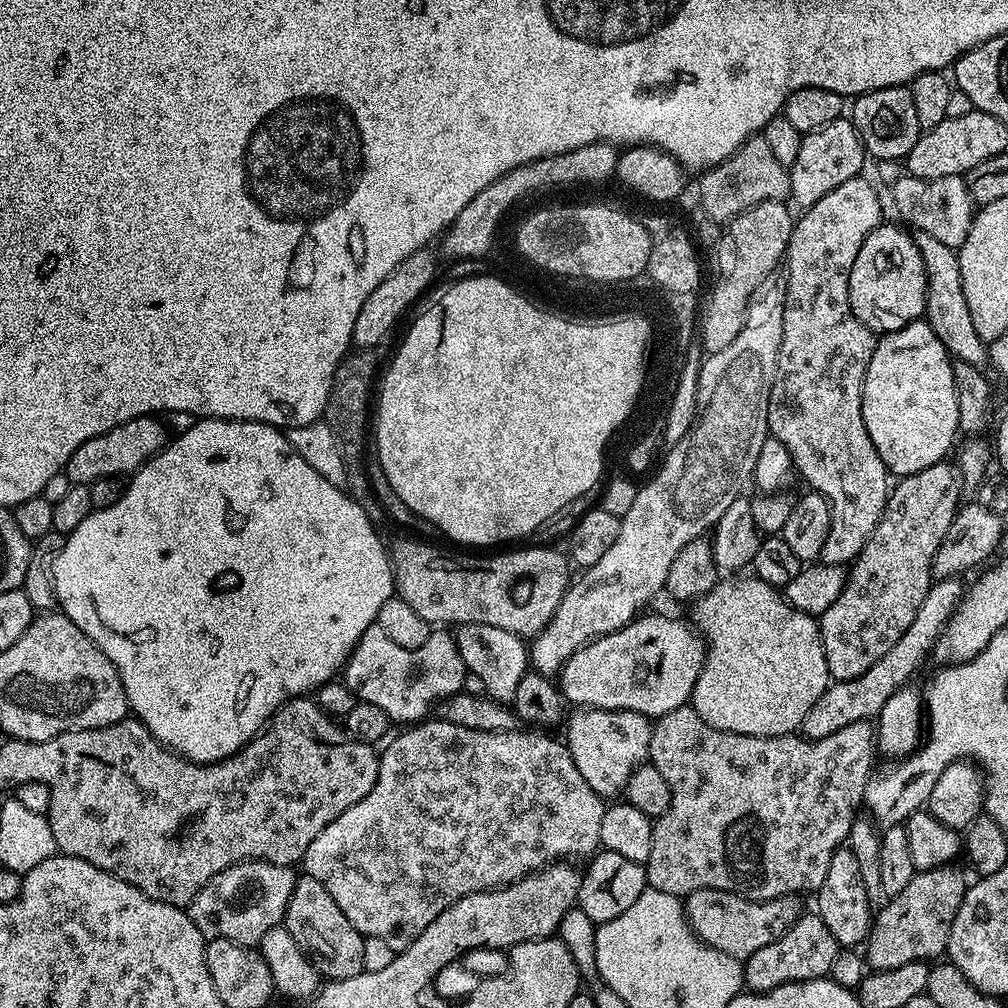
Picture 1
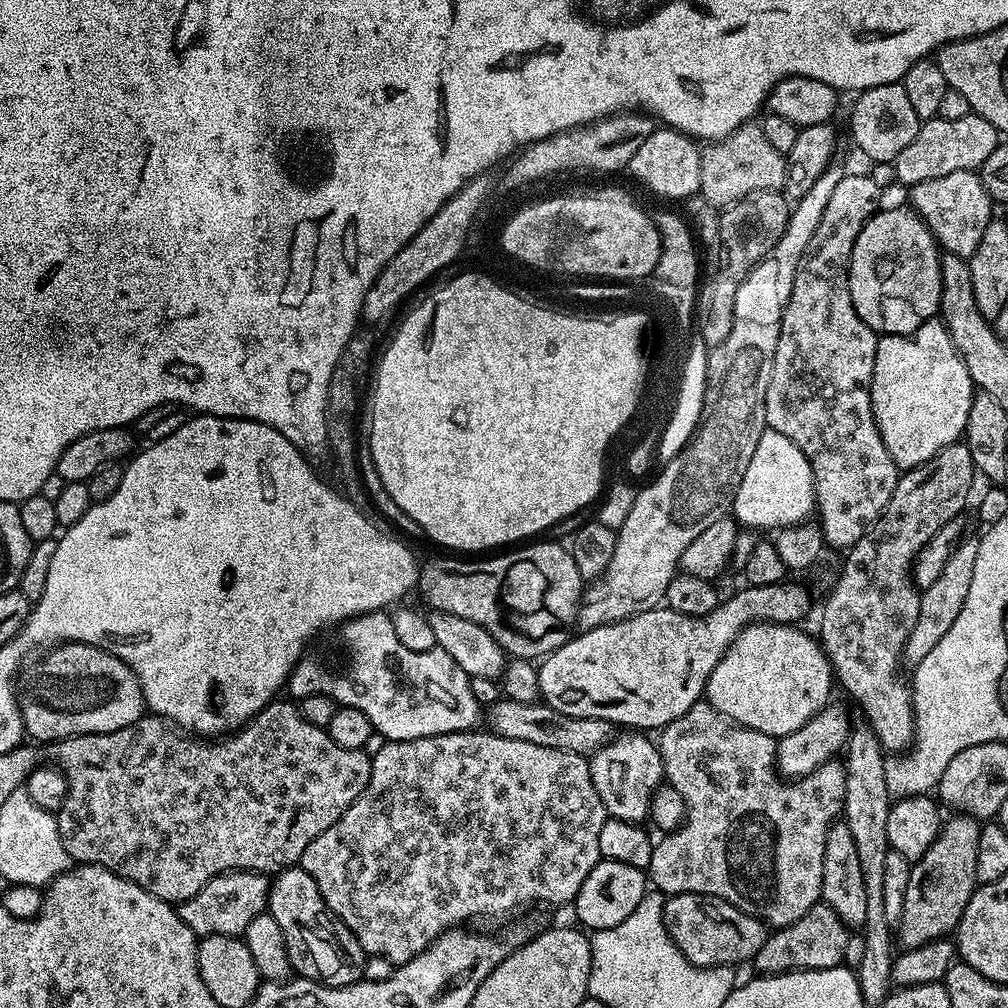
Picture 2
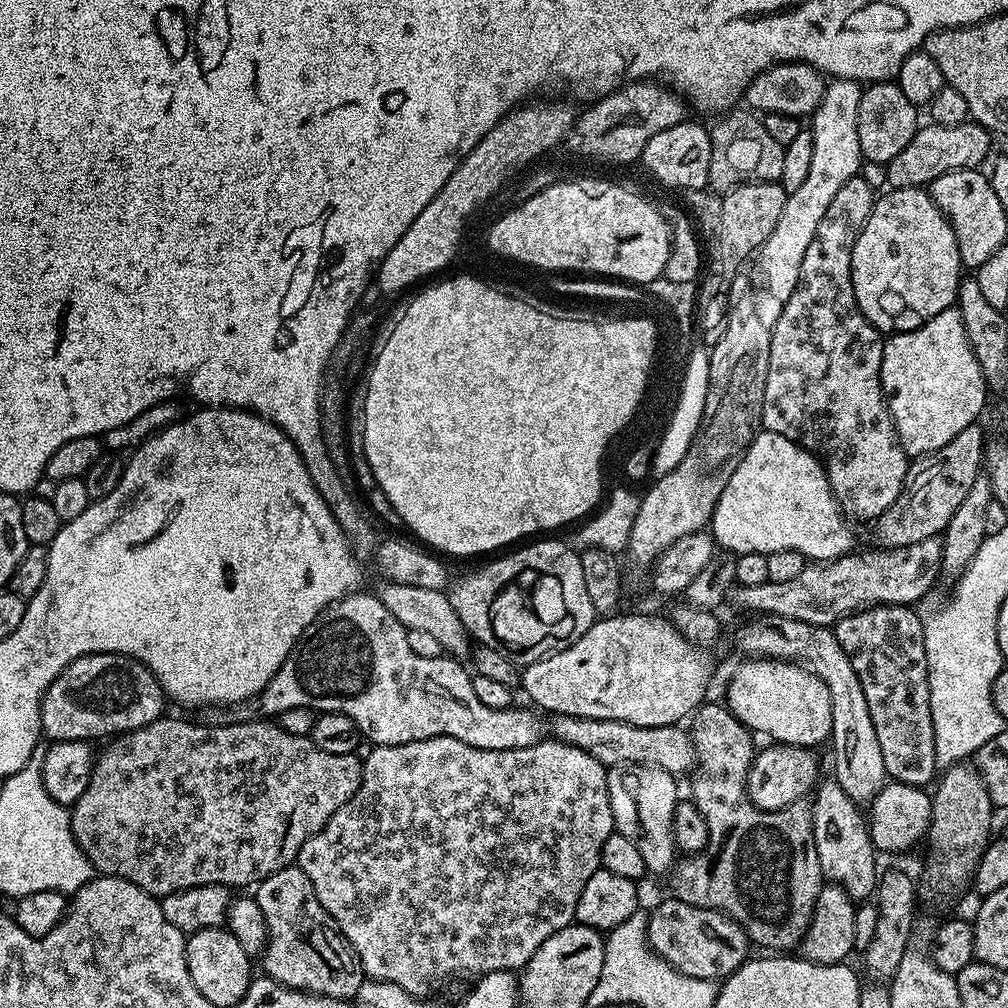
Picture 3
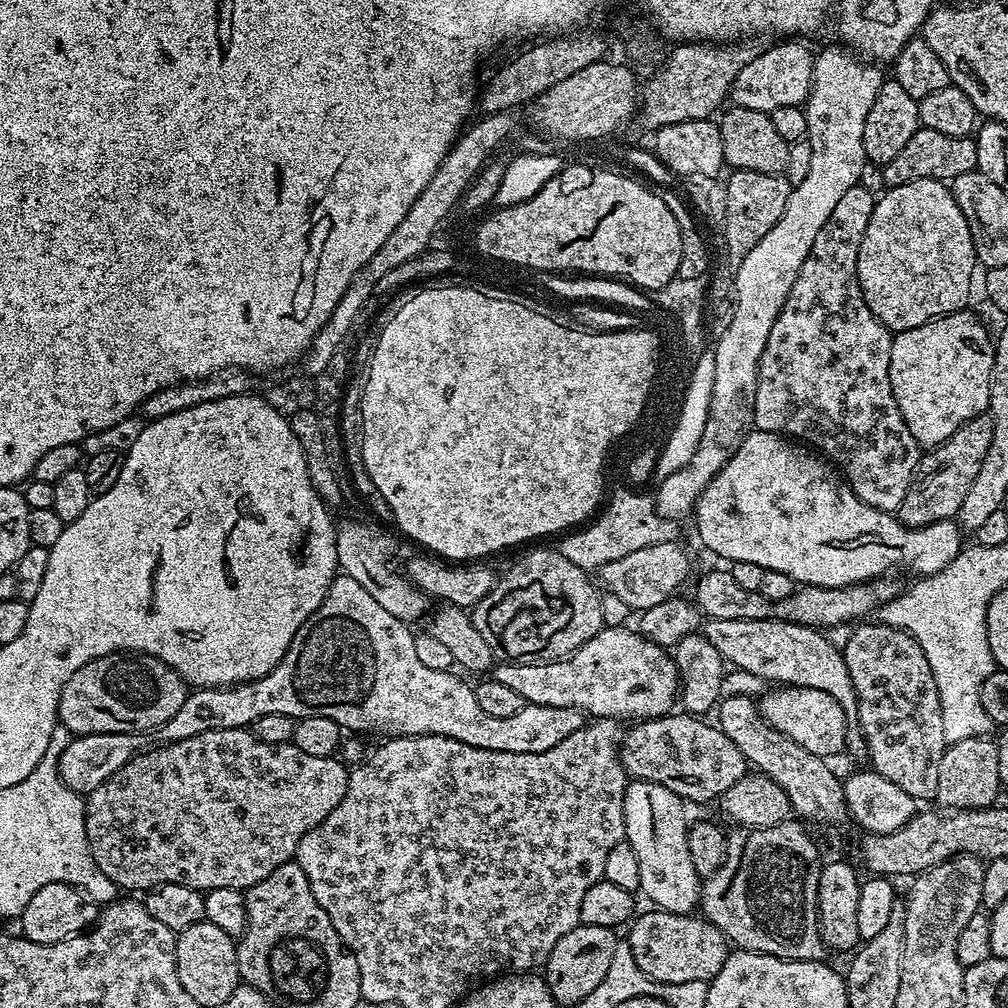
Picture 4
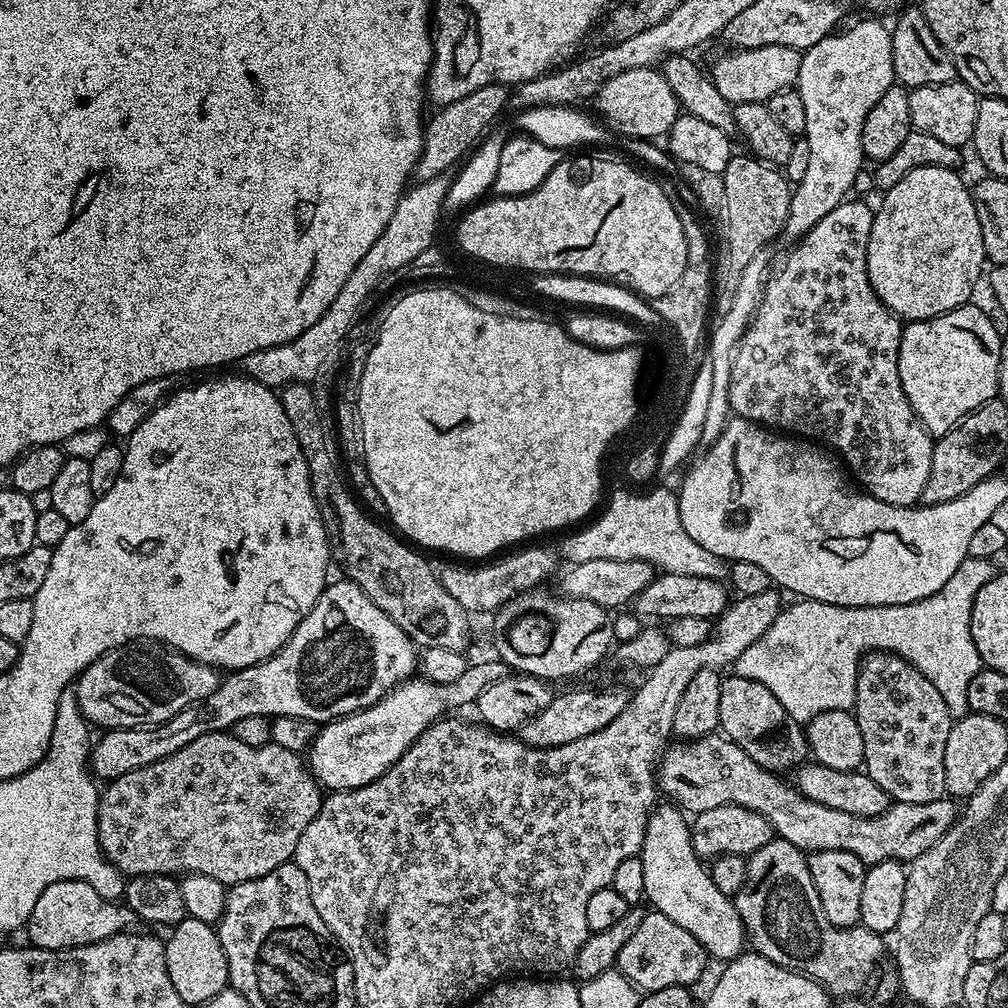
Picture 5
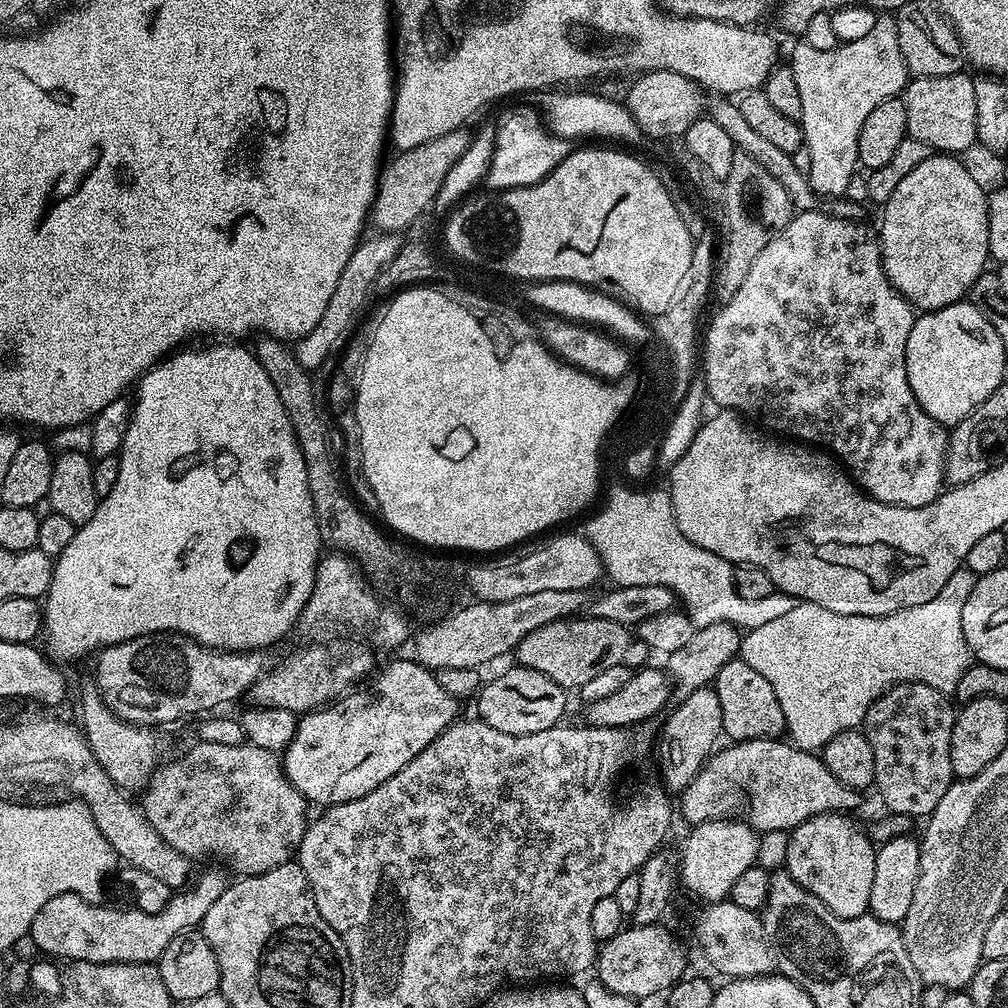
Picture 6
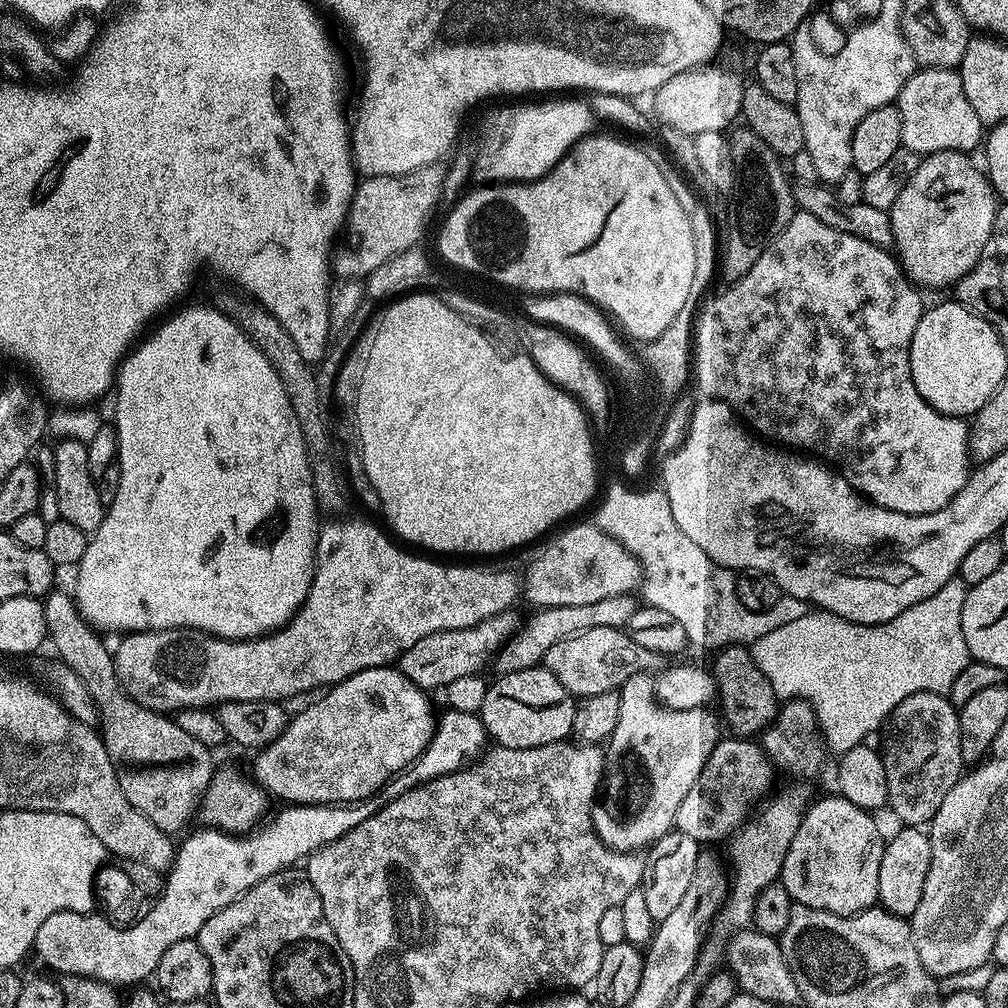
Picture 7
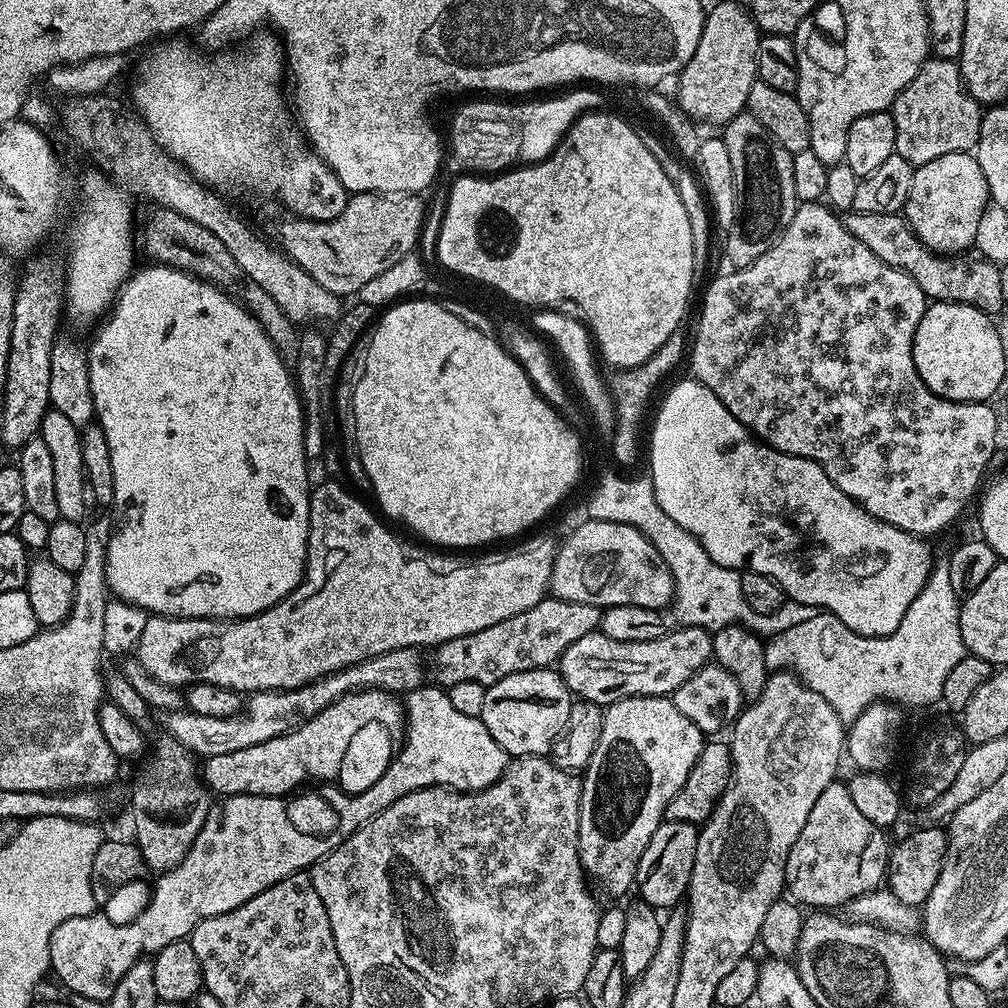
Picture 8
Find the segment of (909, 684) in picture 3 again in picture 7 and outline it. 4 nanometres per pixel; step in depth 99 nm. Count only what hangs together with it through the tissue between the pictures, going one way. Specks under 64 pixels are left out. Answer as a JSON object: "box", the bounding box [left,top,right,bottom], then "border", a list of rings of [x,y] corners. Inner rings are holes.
{"box":[883,692,966,826],"border":[[[915,692],[894,706],[886,721],[892,748],[883,749],[887,807],[904,826],[924,826],[934,818],[942,798],[960,781],[966,764],[960,754],[960,713],[947,695]]]}

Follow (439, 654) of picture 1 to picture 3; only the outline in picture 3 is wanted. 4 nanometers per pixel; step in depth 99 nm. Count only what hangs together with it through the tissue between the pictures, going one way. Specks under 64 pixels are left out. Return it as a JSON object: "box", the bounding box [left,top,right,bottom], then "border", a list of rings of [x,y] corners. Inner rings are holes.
{"box":[259,590,546,750],"border":[[[367,590],[351,592],[349,596],[334,601],[329,608],[323,608],[318,618],[306,626],[302,638],[298,638],[278,674],[274,674],[274,678],[270,678],[268,685],[260,691],[259,715],[278,718],[286,710],[295,708],[311,708],[317,714],[346,714],[346,718],[351,718],[354,726],[358,726],[361,737],[365,741],[373,740],[371,743],[376,746],[398,746],[435,736],[453,736],[458,738],[458,742],[466,742],[466,746],[482,750],[518,750],[545,739],[546,720],[539,711],[531,707],[490,710],[490,706],[482,706],[474,694],[469,669],[460,664],[463,663],[459,659],[447,654],[438,658],[422,658],[422,654],[414,654],[414,650],[410,650],[408,629],[394,618],[394,614],[390,614],[390,610],[386,610],[379,595],[372,593],[371,596]]]}

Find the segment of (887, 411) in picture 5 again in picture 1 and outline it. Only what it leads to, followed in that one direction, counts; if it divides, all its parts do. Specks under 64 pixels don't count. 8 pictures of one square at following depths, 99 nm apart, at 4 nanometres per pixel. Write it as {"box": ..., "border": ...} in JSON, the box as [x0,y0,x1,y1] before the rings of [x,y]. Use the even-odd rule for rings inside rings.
{"box":[768,175,890,566],"border":[[[859,175],[850,178],[850,182],[842,182],[842,186],[830,190],[830,194],[803,209],[792,225],[786,253],[788,276],[783,277],[782,342],[768,399],[771,439],[782,442],[792,460],[793,469],[797,473],[800,471],[801,478],[808,483],[807,487],[819,492],[828,503],[830,526],[819,559],[825,564],[845,566],[851,565],[862,546],[866,546],[874,526],[878,526],[890,491],[888,468],[882,458],[878,458],[878,450],[874,450],[874,442],[870,442],[870,434],[866,434],[866,426],[862,422],[862,386],[876,349],[877,337],[854,314],[848,293],[854,258],[858,258],[858,250],[862,250],[866,234],[882,223],[877,185],[872,180],[873,185],[864,179],[863,175]]]}

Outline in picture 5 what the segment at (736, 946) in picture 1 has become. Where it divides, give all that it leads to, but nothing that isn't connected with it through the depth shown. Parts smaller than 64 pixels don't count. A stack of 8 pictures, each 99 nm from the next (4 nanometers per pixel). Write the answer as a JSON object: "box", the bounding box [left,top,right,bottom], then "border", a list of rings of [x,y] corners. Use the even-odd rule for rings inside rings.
{"box":[615,910,710,994],"border":[[[655,910],[645,911],[642,926],[634,930],[633,936],[626,941],[626,946],[618,954],[615,967],[632,985],[647,994],[666,990],[666,986],[695,985],[695,980],[704,972],[704,967],[710,964],[708,951],[678,922],[670,922],[666,914]]]}

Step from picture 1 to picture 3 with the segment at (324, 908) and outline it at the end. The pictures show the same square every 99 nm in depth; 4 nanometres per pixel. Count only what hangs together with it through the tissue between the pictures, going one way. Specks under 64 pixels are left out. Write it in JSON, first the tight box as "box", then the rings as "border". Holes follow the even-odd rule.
{"box":[254,867,366,1000],"border":[[[300,867],[283,868],[259,881],[254,898],[268,927],[268,941],[262,953],[263,975],[287,988],[326,998],[352,1000],[359,993],[366,979],[360,960],[332,921],[332,915],[318,902],[310,878]]]}

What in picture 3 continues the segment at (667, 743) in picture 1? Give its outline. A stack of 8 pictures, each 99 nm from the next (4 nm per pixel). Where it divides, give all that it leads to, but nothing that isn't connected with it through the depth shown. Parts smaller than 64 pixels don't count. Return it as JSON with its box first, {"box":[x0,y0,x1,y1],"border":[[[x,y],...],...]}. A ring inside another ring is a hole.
{"box":[670,703,825,949],"border":[[[723,703],[701,704],[690,723],[690,735],[696,745],[698,761],[698,767],[691,773],[690,799],[698,806],[702,818],[706,818],[708,844],[703,852],[694,852],[677,859],[670,873],[671,895],[690,906],[715,908],[731,920],[737,920],[749,941],[753,945],[761,944],[764,947],[761,949],[795,949],[810,926],[812,914],[816,910],[816,899],[825,883],[818,866],[818,850],[814,846],[812,809],[807,803],[801,802],[777,812],[767,812],[752,804],[748,797],[748,771],[754,755],[754,736]]]}

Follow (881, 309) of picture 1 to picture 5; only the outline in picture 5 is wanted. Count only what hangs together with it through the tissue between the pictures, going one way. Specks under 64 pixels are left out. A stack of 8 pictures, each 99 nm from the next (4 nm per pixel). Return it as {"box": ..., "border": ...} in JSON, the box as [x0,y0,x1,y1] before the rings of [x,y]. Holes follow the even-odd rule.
{"box":[866,166,986,321],"border":[[[922,166],[910,170],[902,182],[883,193],[884,201],[875,209],[870,226],[870,242],[866,246],[866,270],[874,294],[901,321],[928,320],[960,308],[973,299],[976,283],[981,283],[986,268],[982,226],[972,201],[969,185],[956,168]]]}

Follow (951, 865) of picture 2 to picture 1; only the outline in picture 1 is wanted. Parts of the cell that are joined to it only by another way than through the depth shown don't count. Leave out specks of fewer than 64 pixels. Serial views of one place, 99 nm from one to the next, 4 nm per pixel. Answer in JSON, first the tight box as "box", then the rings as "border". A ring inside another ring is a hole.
{"box":[862,866,965,972],"border":[[[956,866],[917,872],[900,893],[887,901],[888,905],[881,912],[879,909],[875,913],[868,939],[862,948],[867,967],[881,972],[894,970],[894,966],[906,966],[906,962],[932,962],[943,957],[948,951],[950,926],[954,926],[965,891],[964,876]]]}

